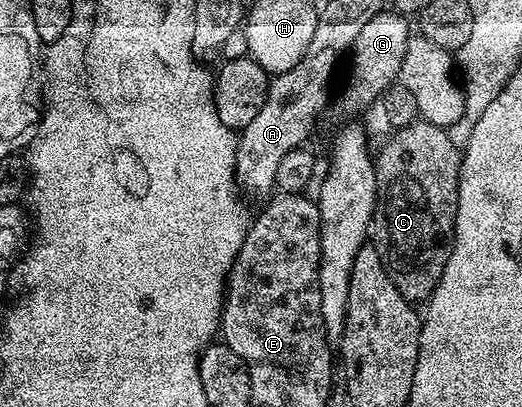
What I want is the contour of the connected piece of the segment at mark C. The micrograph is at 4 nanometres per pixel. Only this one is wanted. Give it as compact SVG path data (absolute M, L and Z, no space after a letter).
M416 120L408 124L408 126L396 129L392 134L391 142L385 143L380 150L377 150L377 157L375 158L377 198L375 200L375 216L373 219L373 238L379 247L379 253L383 263L387 266L387 274L401 292L401 296L405 296L407 301L412 304L423 304L430 299L431 293L437 288L437 284L445 272L445 264L449 264L449 256L453 252L457 208L459 207L459 169L463 166L463 156L460 147L455 147L456 139L444 127L433 124L432 122Z

